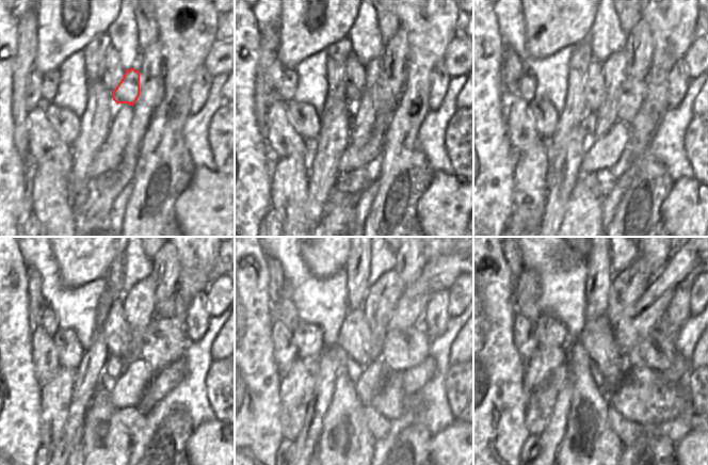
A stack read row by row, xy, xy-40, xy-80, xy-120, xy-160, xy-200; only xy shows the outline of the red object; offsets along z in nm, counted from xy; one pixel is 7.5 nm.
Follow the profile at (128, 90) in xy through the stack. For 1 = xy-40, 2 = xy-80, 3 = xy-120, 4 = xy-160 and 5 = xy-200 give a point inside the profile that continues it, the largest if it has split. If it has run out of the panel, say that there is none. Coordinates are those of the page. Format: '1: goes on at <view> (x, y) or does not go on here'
1: goes on at xy-40 (385, 101)
2: goes on at xy-80 (632, 94)
3: goes on at xy-120 (164, 342)
4: goes on at xy-160 (402, 349)
5: goes on at xy-200 (656, 352)

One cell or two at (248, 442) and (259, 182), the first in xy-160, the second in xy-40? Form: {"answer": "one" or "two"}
{"answer": "one"}

